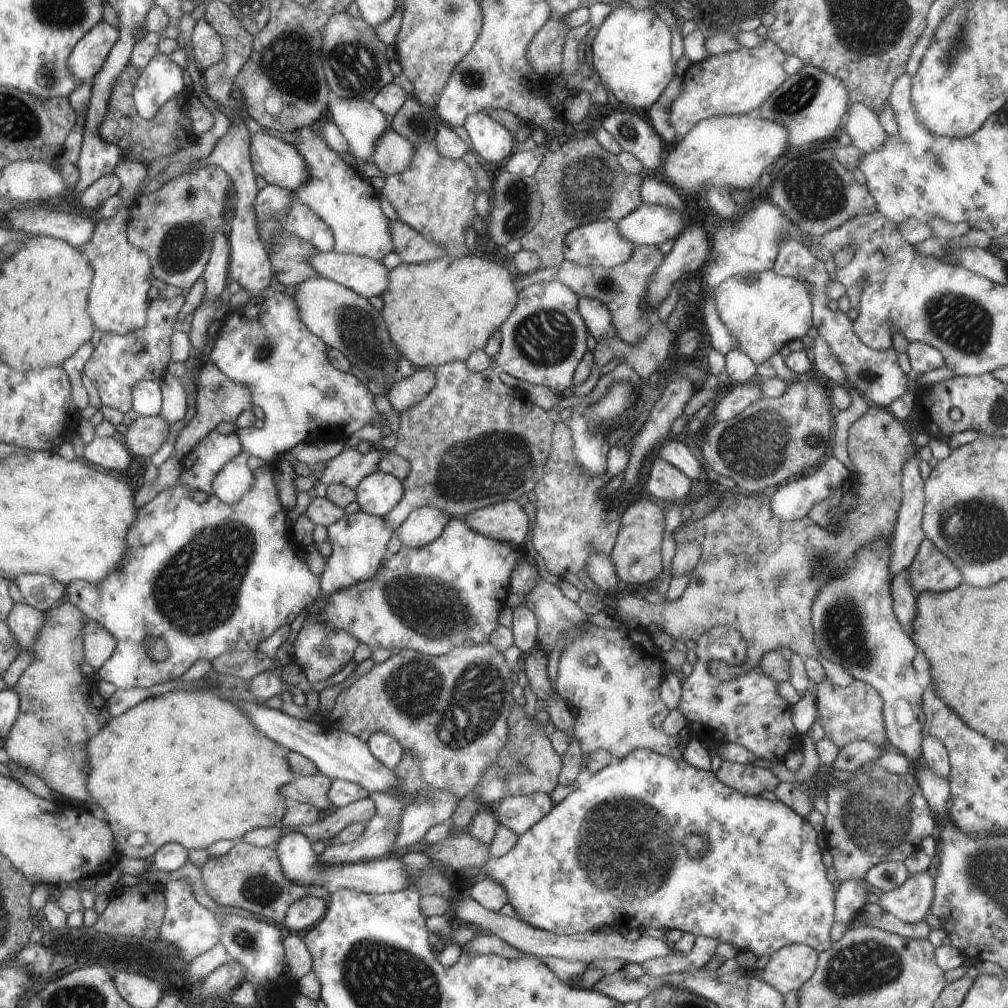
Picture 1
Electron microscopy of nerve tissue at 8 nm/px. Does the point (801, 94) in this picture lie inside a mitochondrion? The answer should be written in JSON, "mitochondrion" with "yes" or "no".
{"mitochondrion":"yes"}

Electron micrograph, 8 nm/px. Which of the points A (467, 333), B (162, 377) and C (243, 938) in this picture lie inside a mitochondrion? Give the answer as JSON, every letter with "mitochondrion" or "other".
{"A":"other","B":"other","C":"mitochondrion"}

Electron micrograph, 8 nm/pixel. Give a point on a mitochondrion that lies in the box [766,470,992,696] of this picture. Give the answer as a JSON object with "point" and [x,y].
{"point":[843,633]}

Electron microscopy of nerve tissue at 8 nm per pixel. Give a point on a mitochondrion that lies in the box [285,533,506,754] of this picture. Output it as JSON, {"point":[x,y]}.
{"point":[406,596]}

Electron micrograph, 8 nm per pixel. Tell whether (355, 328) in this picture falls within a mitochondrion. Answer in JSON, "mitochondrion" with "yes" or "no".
{"mitochondrion":"yes"}

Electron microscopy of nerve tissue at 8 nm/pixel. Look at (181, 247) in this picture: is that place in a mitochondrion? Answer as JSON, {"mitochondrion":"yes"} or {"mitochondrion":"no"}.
{"mitochondrion":"yes"}

